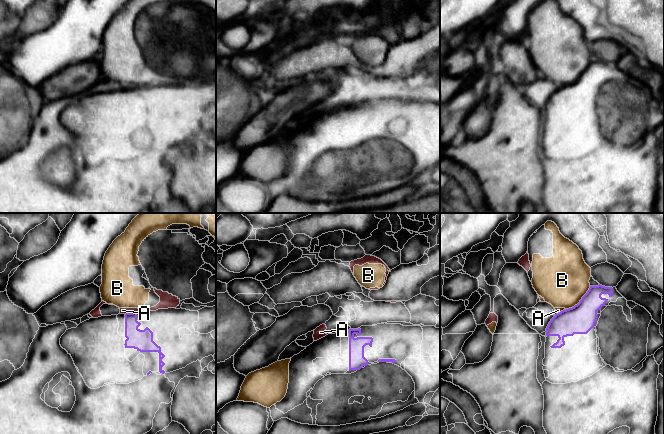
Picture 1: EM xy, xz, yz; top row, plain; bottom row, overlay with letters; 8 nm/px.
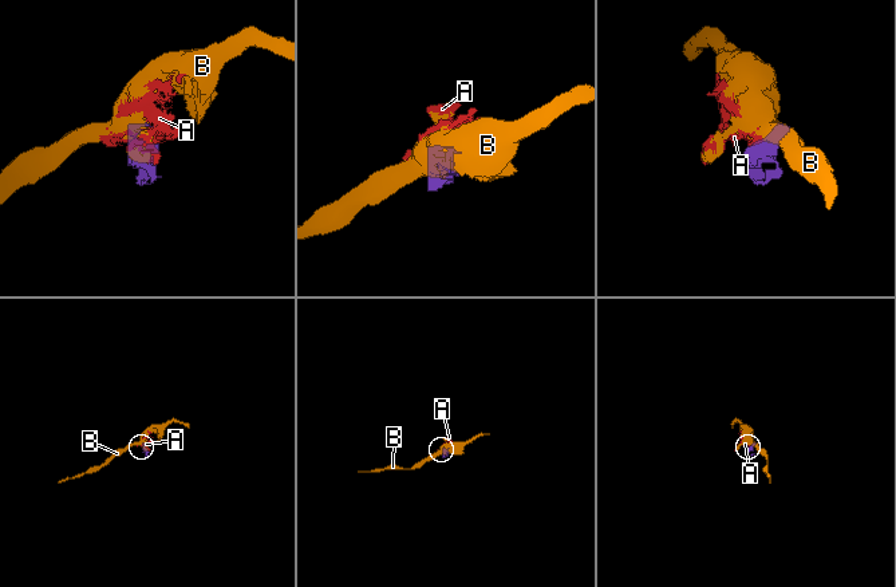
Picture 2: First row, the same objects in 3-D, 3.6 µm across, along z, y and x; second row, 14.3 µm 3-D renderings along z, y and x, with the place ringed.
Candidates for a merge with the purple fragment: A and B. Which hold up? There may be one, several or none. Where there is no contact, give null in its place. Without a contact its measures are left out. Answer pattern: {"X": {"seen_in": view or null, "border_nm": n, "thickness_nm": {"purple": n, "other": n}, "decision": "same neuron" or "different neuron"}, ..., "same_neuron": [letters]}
{"A": {"seen_in": "xy", "border_nm": 100, "thickness_nm": {"purple": 170, "other": 50}, "decision": "different neuron"}, "B": {"seen_in": "yz", "border_nm": 280, "thickness_nm": {"purple": 240, "other": 420}, "decision": "different neuron"}, "same_neuron": []}

